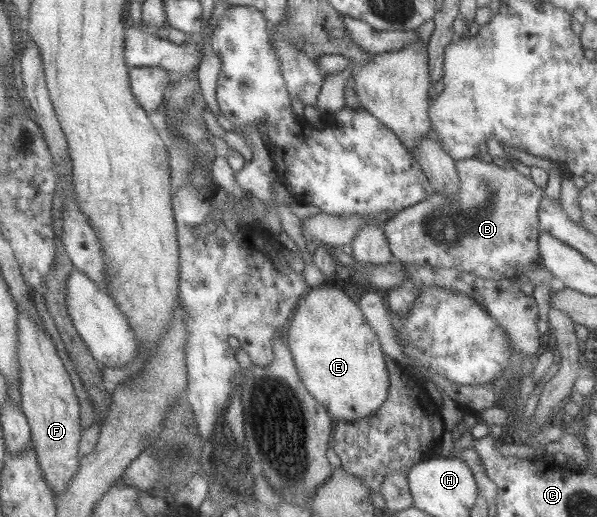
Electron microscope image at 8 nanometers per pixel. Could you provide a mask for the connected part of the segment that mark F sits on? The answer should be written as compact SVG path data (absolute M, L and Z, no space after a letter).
M18 306L20 310L20 363L22 370L22 380L19 388L21 389L22 394L22 406L23 412L27 416L29 423L31 424L32 429L32 443L31 445L35 447L35 451L37 451L39 461L41 462L41 469L43 469L43 473L45 473L45 479L47 479L47 483L49 483L49 487L53 489L53 492L56 494L56 497L69 490L69 483L75 479L77 473L79 473L79 469L81 469L81 460L83 455L80 452L80 443L82 442L82 436L84 435L83 426L81 426L81 406L79 406L79 398L77 398L77 392L75 392L75 388L73 388L73 382L71 382L71 374L65 370L65 366L63 366L63 360L59 358L59 352L57 352L57 348L53 345L53 340L51 336L46 333L45 330L42 329L42 326L39 326L36 322L34 322L34 318L26 312L26 310L22 310L20 306Z

